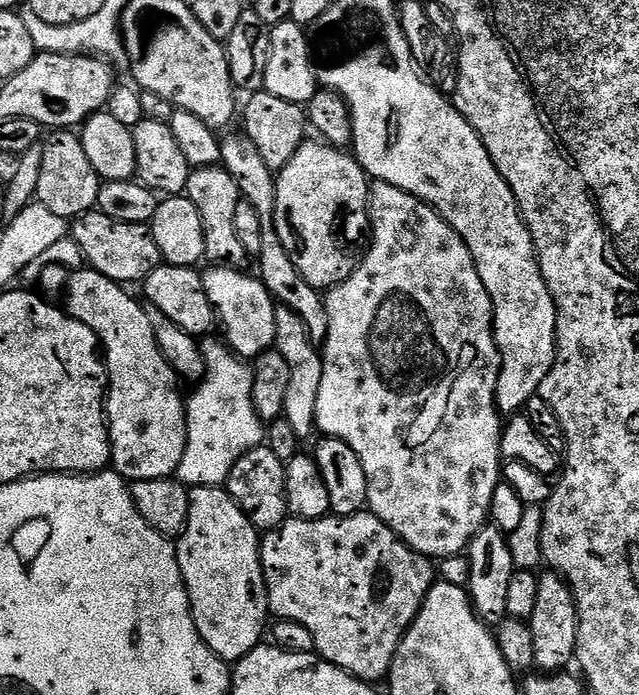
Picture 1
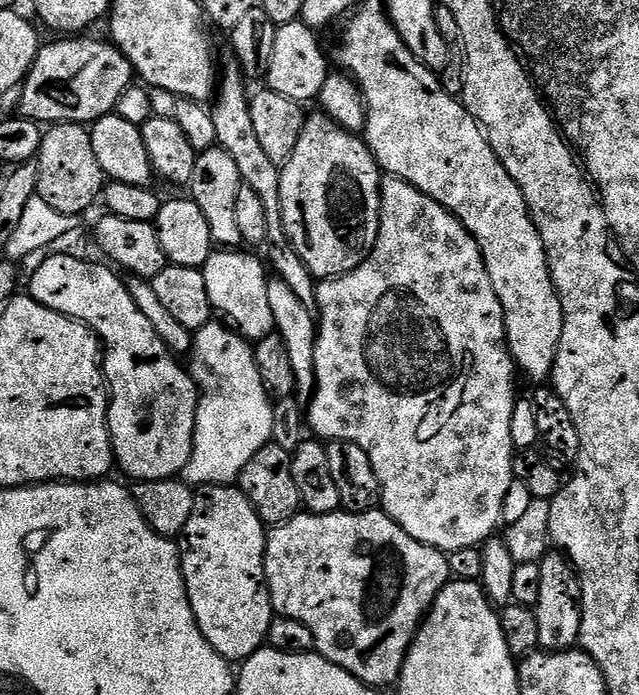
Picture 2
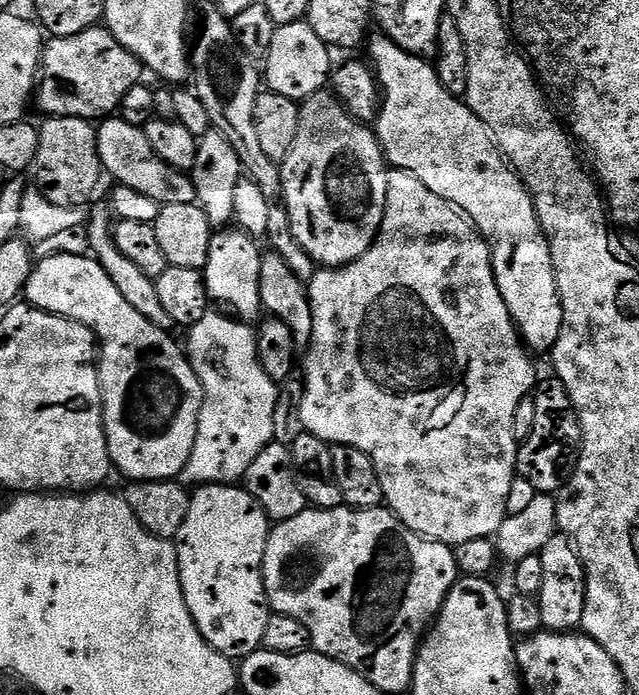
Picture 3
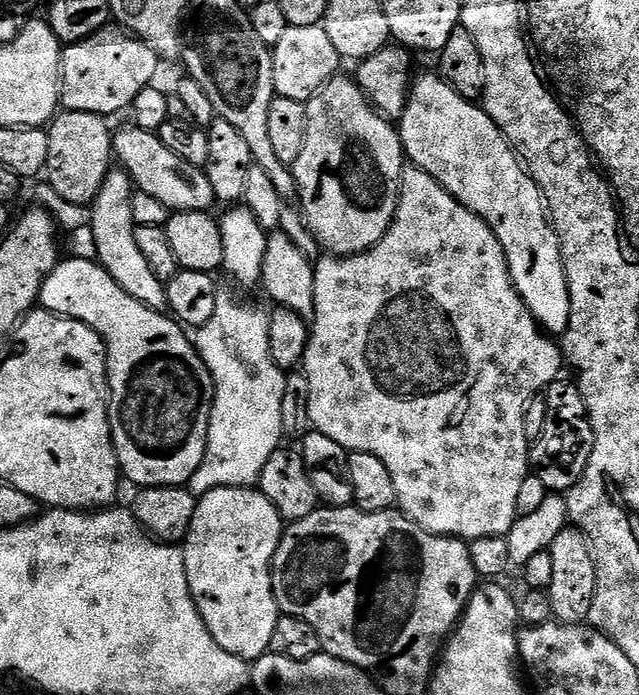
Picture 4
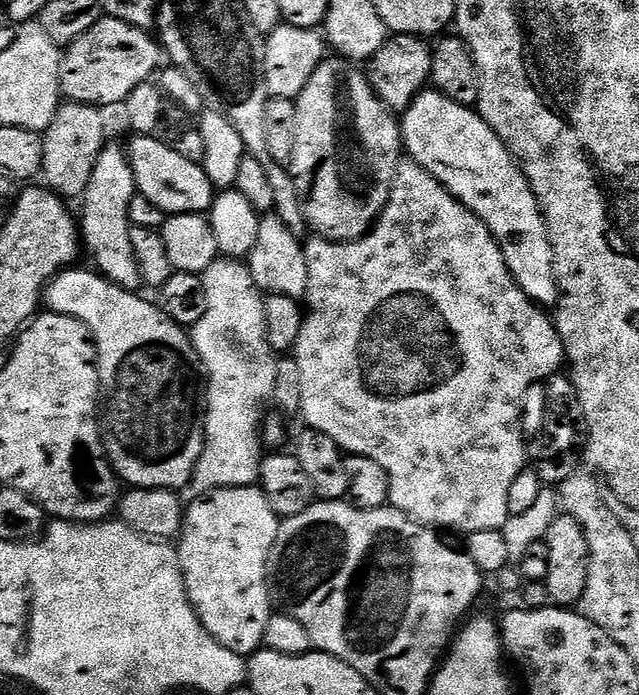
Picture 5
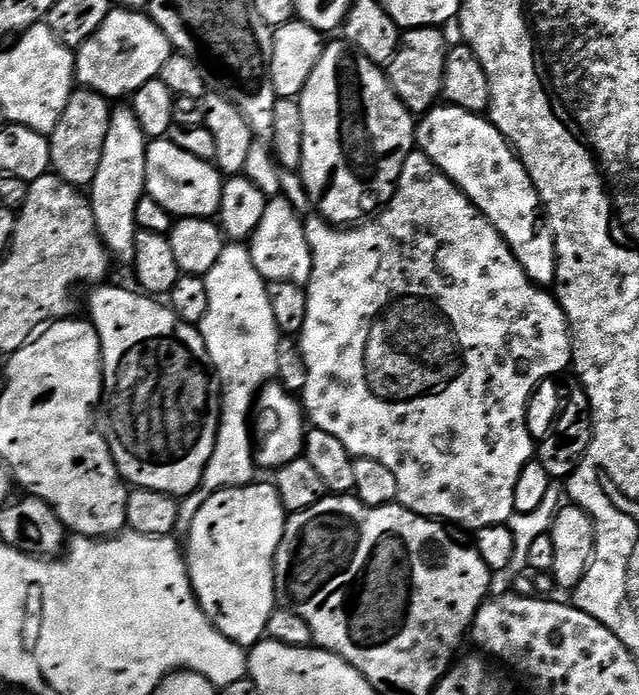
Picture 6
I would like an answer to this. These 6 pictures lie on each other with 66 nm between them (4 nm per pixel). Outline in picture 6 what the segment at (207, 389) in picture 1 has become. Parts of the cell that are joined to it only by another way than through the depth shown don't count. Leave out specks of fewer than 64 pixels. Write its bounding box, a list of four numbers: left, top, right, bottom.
[176,242,282,530]

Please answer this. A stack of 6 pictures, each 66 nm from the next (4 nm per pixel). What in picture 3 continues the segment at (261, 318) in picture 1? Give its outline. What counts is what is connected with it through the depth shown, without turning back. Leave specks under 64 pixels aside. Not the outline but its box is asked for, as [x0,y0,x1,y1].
[202,231,262,322]

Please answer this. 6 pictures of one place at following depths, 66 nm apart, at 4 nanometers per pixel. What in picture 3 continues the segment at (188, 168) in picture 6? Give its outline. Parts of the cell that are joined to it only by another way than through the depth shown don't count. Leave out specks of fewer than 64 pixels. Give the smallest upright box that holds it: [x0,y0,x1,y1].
[96,118,196,206]

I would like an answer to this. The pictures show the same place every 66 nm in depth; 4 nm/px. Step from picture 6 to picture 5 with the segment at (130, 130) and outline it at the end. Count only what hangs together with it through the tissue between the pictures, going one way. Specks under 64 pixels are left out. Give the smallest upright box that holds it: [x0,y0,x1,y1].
[82,142,141,290]

